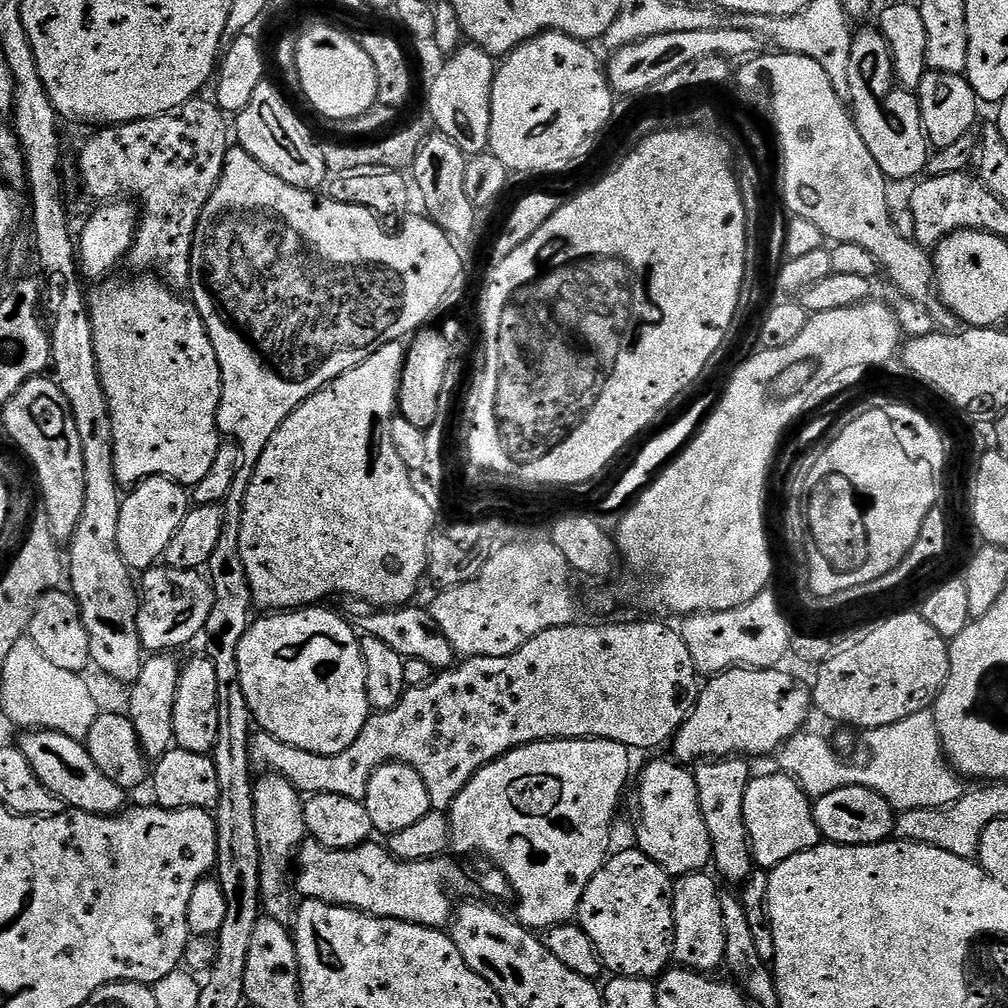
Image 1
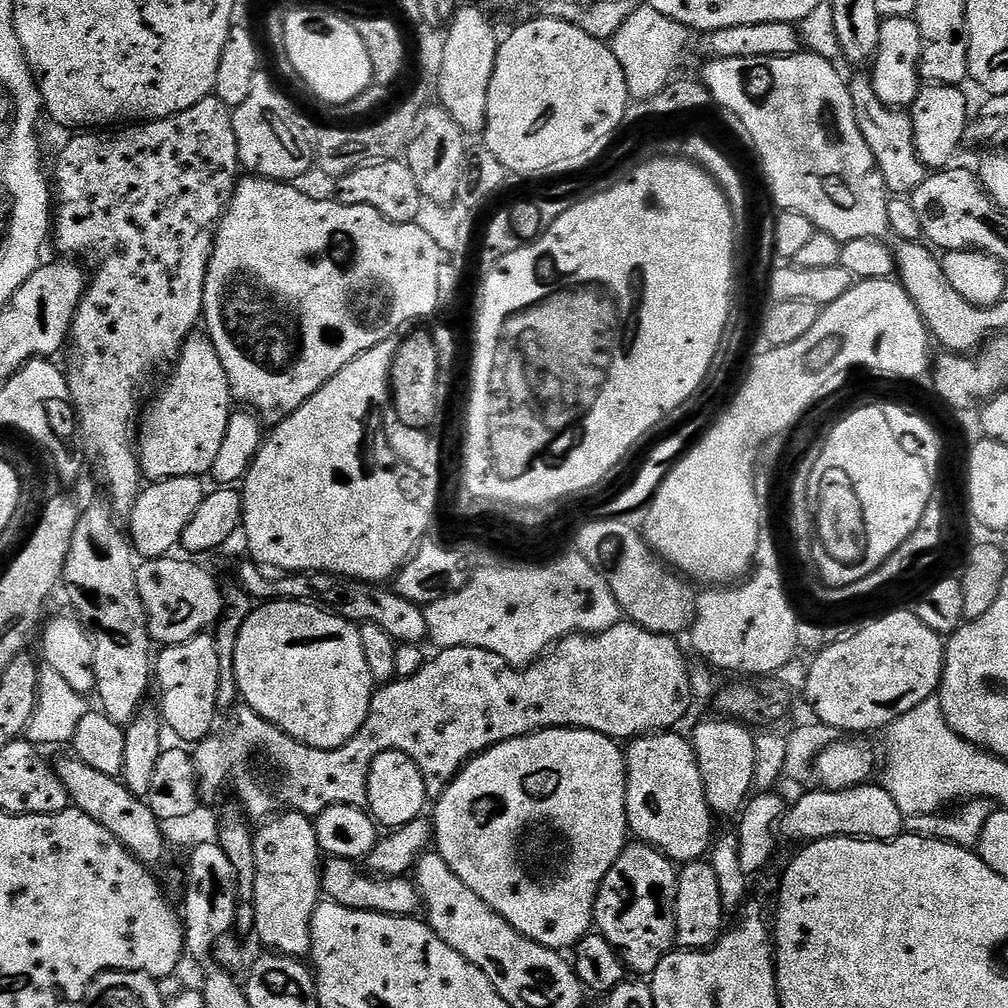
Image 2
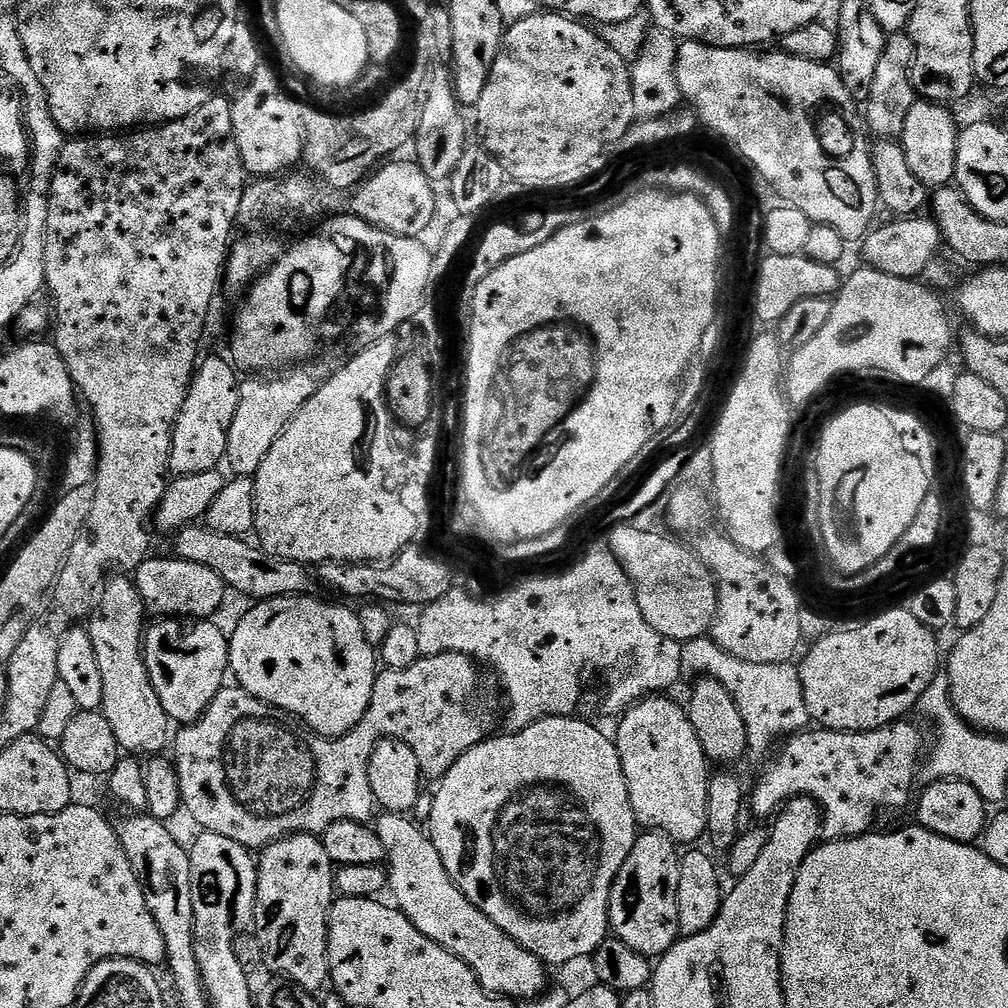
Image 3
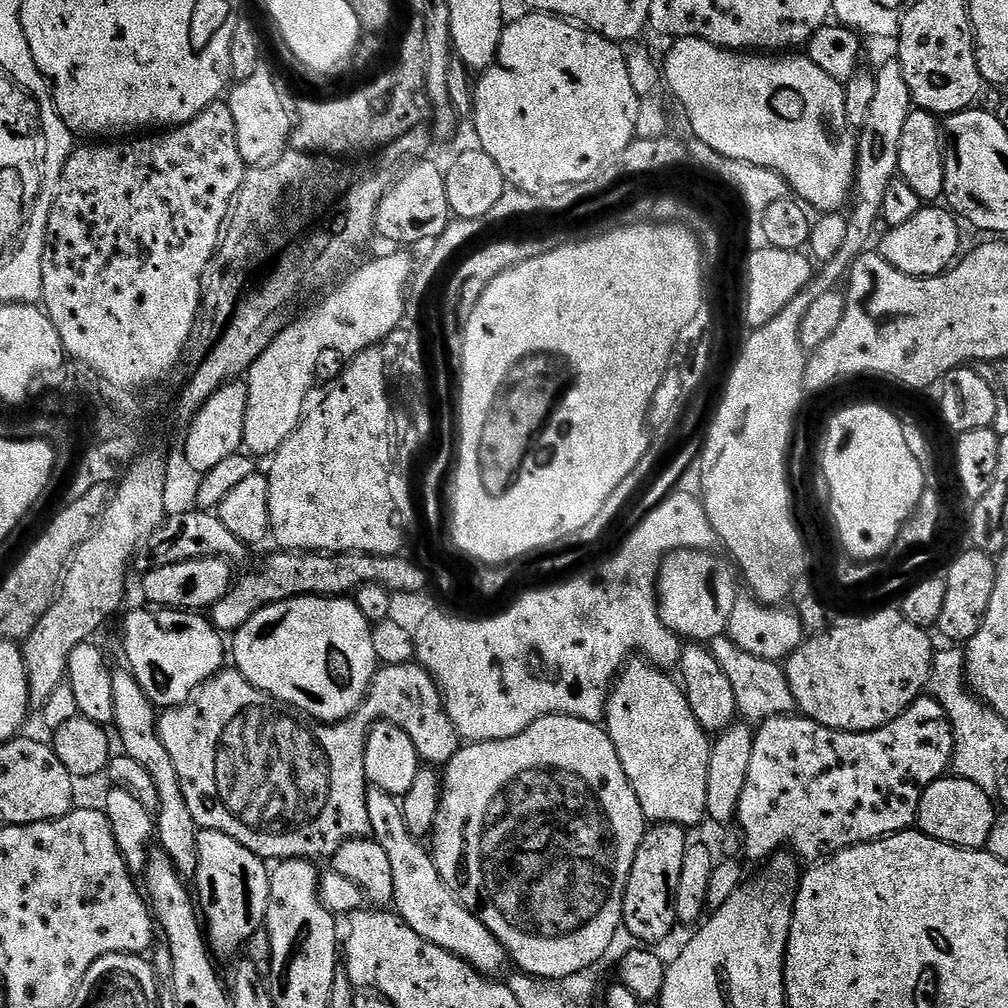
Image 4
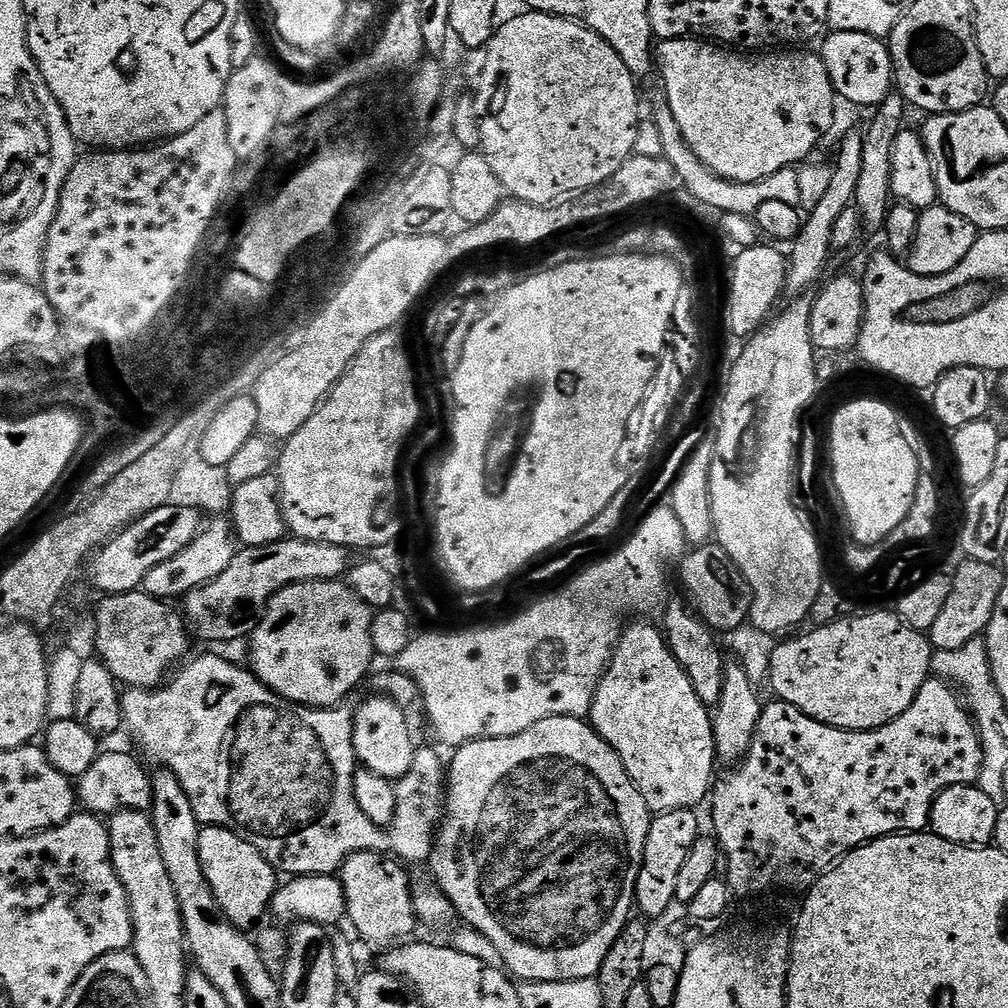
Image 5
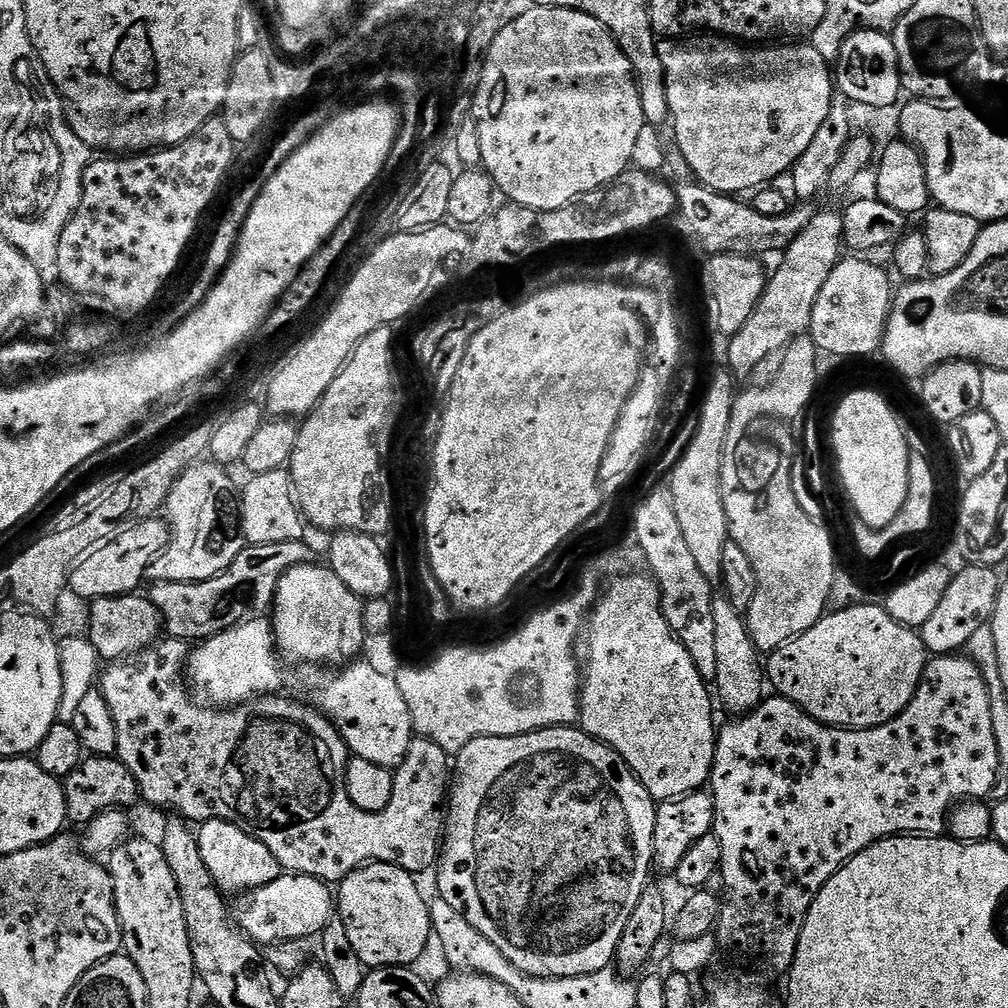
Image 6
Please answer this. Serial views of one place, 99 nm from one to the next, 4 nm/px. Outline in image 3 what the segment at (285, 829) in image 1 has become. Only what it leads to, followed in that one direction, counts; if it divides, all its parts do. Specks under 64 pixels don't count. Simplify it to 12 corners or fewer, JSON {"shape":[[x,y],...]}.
{"shape":[[319,835],[259,853],[269,973],[319,993],[334,865]]}

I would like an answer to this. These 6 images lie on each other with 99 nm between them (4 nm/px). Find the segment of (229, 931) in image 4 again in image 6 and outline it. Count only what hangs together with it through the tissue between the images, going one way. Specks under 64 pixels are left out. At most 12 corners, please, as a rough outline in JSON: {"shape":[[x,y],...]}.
{"shape":[[205,820],[195,838],[221,892],[247,894],[282,874],[246,830]]}

